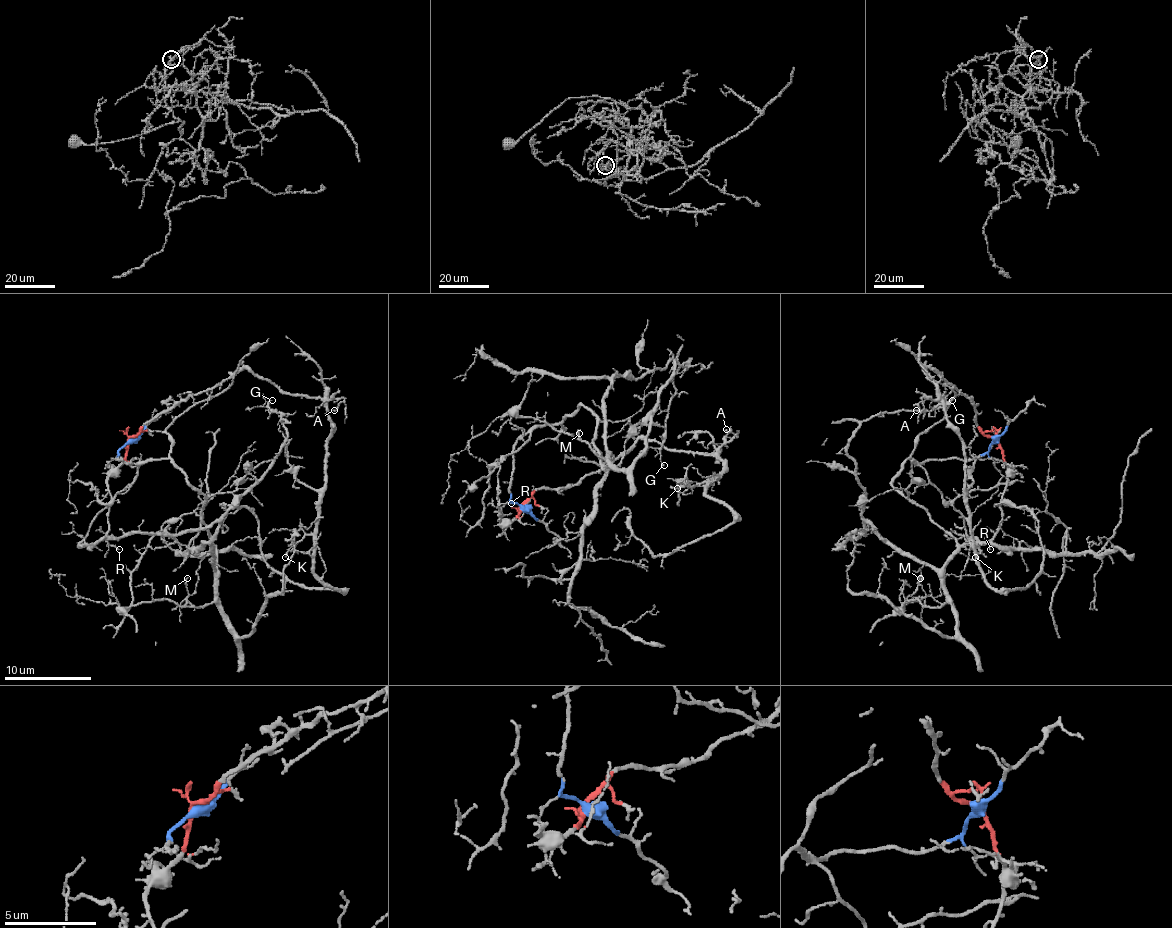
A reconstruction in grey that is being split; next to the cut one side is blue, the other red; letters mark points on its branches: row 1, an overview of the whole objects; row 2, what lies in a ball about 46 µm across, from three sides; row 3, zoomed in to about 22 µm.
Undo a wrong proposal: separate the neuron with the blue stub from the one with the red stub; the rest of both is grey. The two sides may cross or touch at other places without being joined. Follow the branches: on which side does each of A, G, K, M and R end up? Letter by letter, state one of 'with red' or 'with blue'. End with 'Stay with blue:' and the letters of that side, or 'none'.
A: with red
G: with blue
K: with red
M: with blue
R: with red
Stay with blue: G, M

